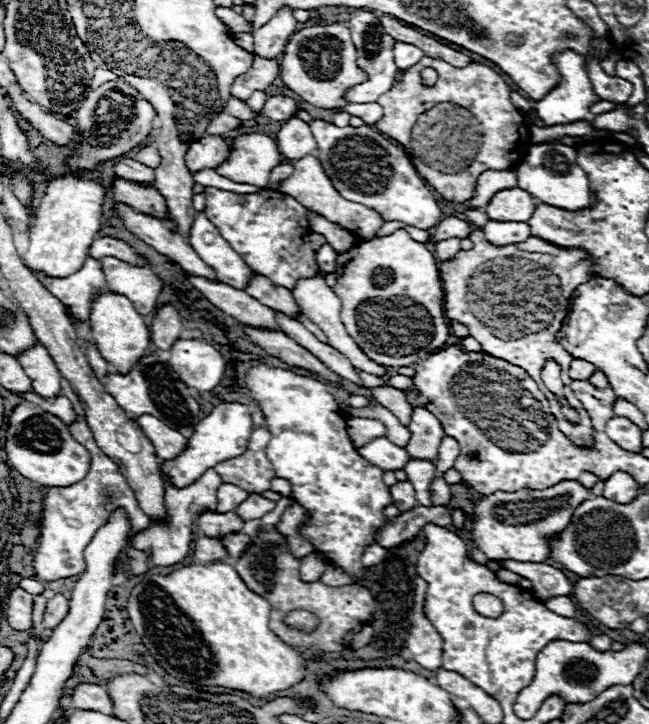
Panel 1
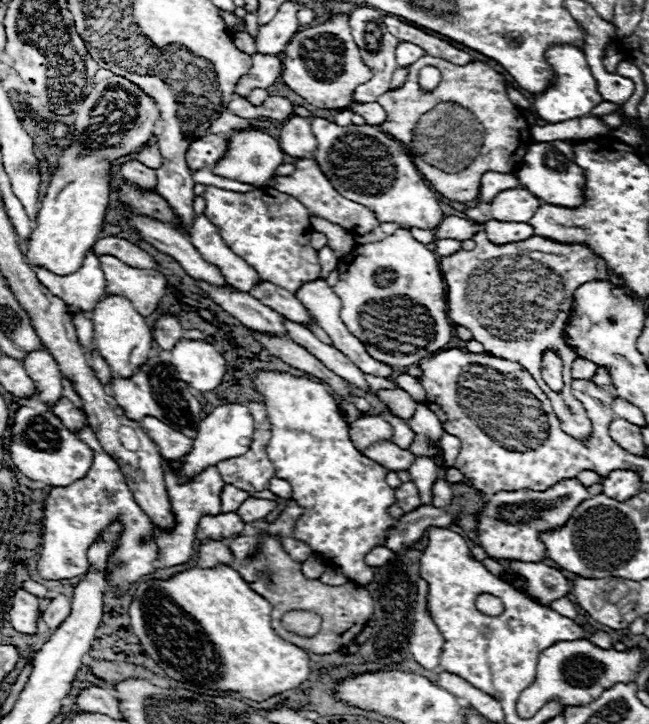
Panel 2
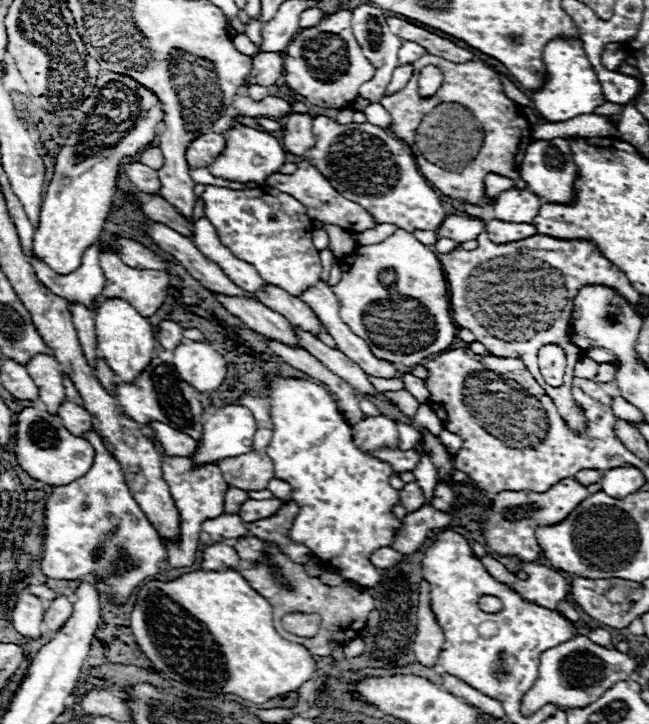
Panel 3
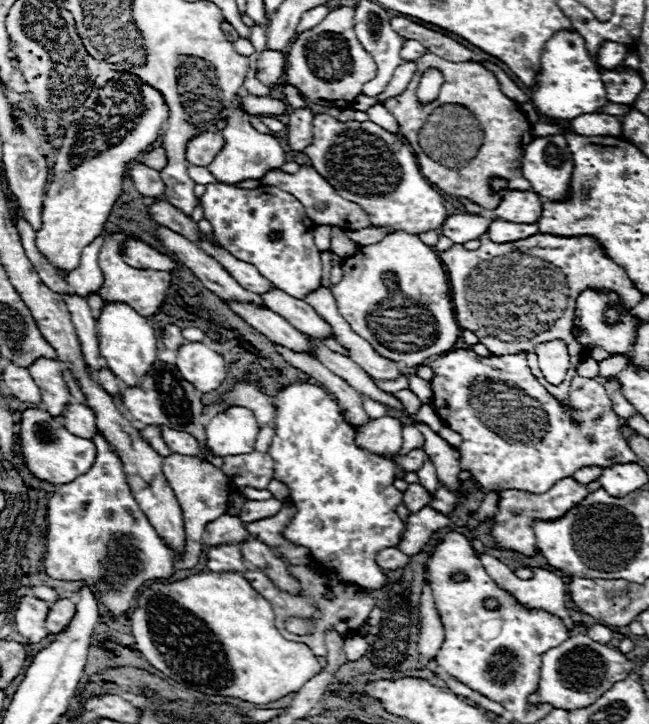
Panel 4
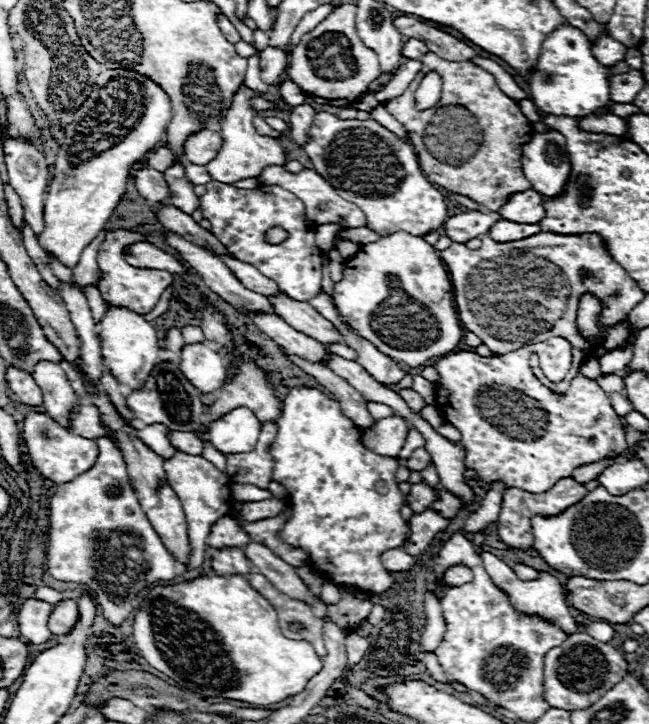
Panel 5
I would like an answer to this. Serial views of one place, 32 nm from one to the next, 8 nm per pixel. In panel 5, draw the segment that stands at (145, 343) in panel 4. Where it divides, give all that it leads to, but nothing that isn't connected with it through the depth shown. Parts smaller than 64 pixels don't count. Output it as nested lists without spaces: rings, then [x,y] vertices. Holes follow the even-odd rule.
[[[110,306],[102,322],[98,324],[98,336],[100,336],[100,346],[102,346],[102,356],[104,364],[110,370],[110,374],[126,384],[132,390],[142,388],[146,382],[146,376],[150,376],[154,364],[158,364],[158,336],[156,330],[136,312],[128,308],[114,308]]]

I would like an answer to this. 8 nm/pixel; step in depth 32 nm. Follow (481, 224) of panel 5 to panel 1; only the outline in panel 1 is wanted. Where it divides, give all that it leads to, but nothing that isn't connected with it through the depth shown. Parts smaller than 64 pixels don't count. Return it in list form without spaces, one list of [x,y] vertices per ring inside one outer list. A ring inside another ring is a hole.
[[[448,216],[448,218],[438,222],[438,226],[432,234],[432,244],[440,242],[440,240],[446,240],[446,238],[468,238],[472,228],[476,228],[476,226],[472,226],[466,220],[456,218],[456,216]]]

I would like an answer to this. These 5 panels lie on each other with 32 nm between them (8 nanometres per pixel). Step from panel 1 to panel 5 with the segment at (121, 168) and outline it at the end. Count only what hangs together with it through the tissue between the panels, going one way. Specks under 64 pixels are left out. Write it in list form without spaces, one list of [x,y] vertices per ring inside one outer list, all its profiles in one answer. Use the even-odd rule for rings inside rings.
[[[136,168],[132,176],[134,176],[134,182],[136,182],[140,196],[146,198],[148,202],[162,204],[170,198],[168,196],[170,190],[168,190],[168,184],[166,184],[162,172],[152,170],[152,168]]]

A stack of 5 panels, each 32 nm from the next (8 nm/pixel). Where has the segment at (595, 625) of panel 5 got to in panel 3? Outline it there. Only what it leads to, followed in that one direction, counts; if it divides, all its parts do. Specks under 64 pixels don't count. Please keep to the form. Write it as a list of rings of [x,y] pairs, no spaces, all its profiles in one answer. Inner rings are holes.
[[[592,628],[590,632],[588,632],[588,638],[592,640],[592,642],[596,642],[596,644],[600,644],[600,646],[610,646],[612,644],[612,636],[610,636],[610,632],[606,630],[606,628]]]

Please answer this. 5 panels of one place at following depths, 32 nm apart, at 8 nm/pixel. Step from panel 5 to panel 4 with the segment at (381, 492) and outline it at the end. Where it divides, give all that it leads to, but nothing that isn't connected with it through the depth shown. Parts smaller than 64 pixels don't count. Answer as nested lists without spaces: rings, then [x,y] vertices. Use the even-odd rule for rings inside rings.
[[[292,384],[276,394],[274,426],[276,436],[268,450],[274,460],[274,480],[288,486],[290,502],[296,508],[294,518],[284,530],[284,538],[290,544],[308,548],[318,568],[336,574],[340,582],[358,584],[366,590],[384,588],[388,578],[376,564],[376,554],[382,548],[398,546],[406,530],[406,522],[396,514],[396,508],[402,504],[402,492],[392,486],[396,478],[396,464],[390,458],[360,448],[356,444],[352,424],[340,414],[338,402],[312,384]]]

